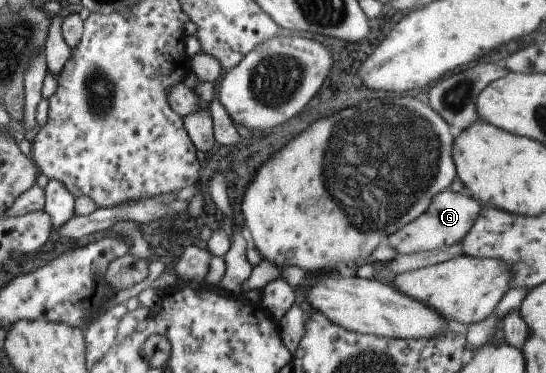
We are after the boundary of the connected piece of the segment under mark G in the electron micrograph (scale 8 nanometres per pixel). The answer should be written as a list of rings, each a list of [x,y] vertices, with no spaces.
[[[452,189],[439,192],[428,205],[428,208],[416,219],[404,225],[404,228],[393,232],[387,240],[397,255],[415,255],[426,251],[440,250],[442,247],[460,244],[461,240],[473,227],[483,204]]]

